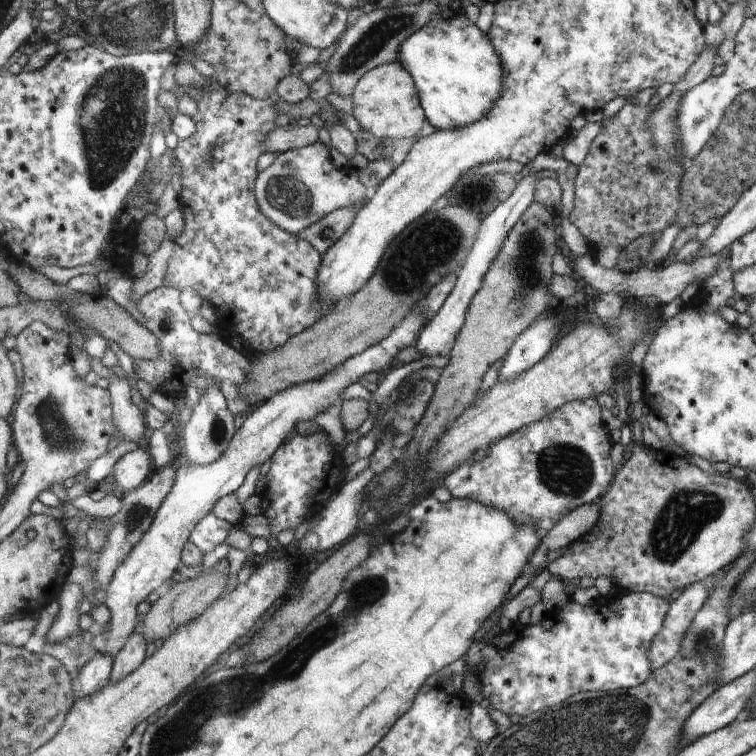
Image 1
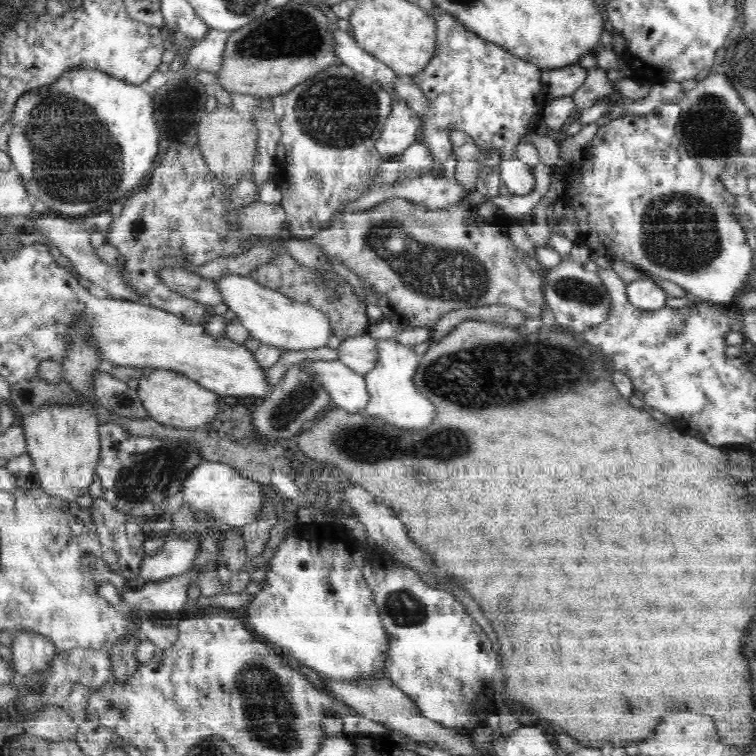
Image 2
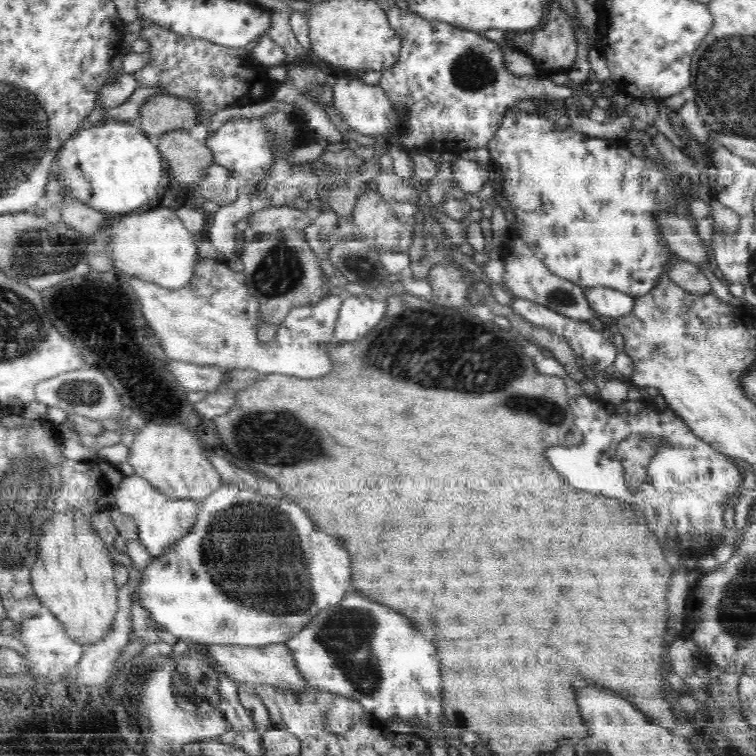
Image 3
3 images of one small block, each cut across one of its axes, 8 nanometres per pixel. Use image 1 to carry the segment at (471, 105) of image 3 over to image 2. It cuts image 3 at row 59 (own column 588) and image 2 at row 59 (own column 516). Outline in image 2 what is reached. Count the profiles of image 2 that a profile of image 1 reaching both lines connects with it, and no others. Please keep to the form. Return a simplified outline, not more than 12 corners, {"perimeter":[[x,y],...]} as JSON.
{"perimeter":[[436,7],[412,81],[419,141],[443,164],[469,134],[513,158],[550,99],[538,66]]}

